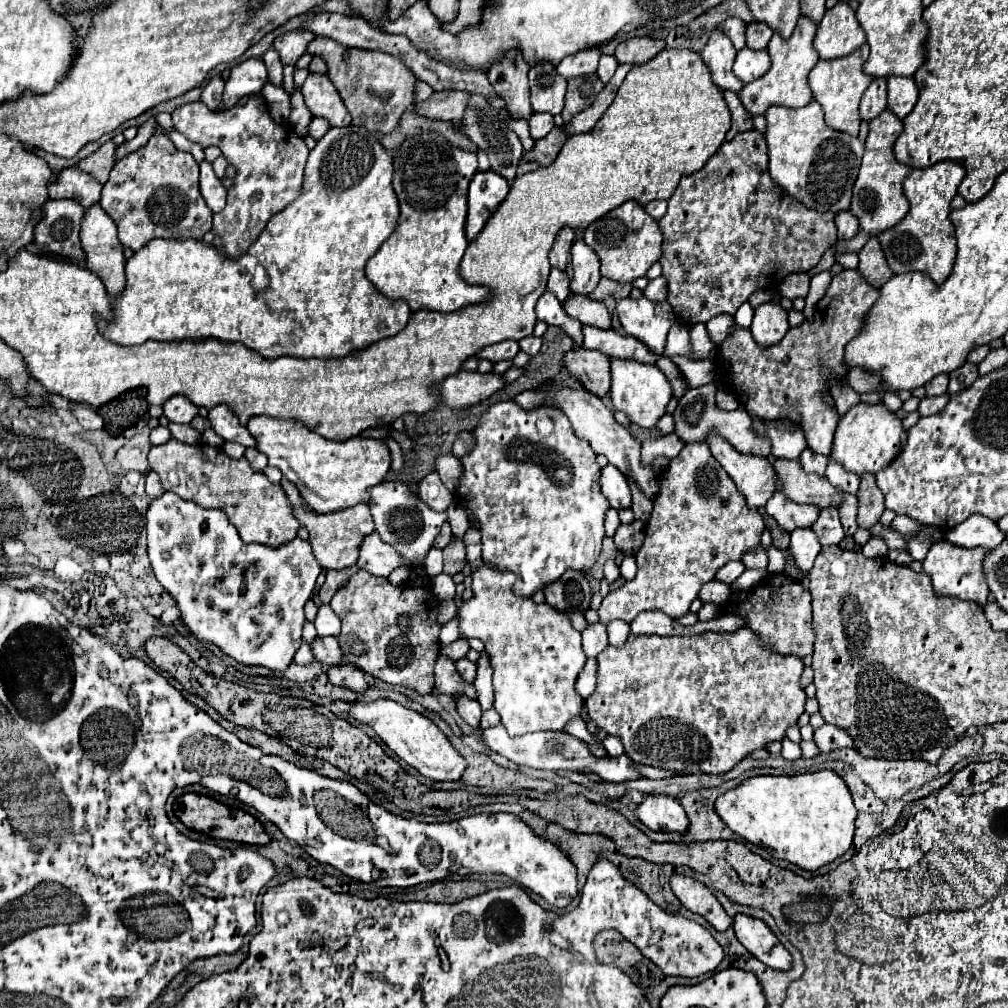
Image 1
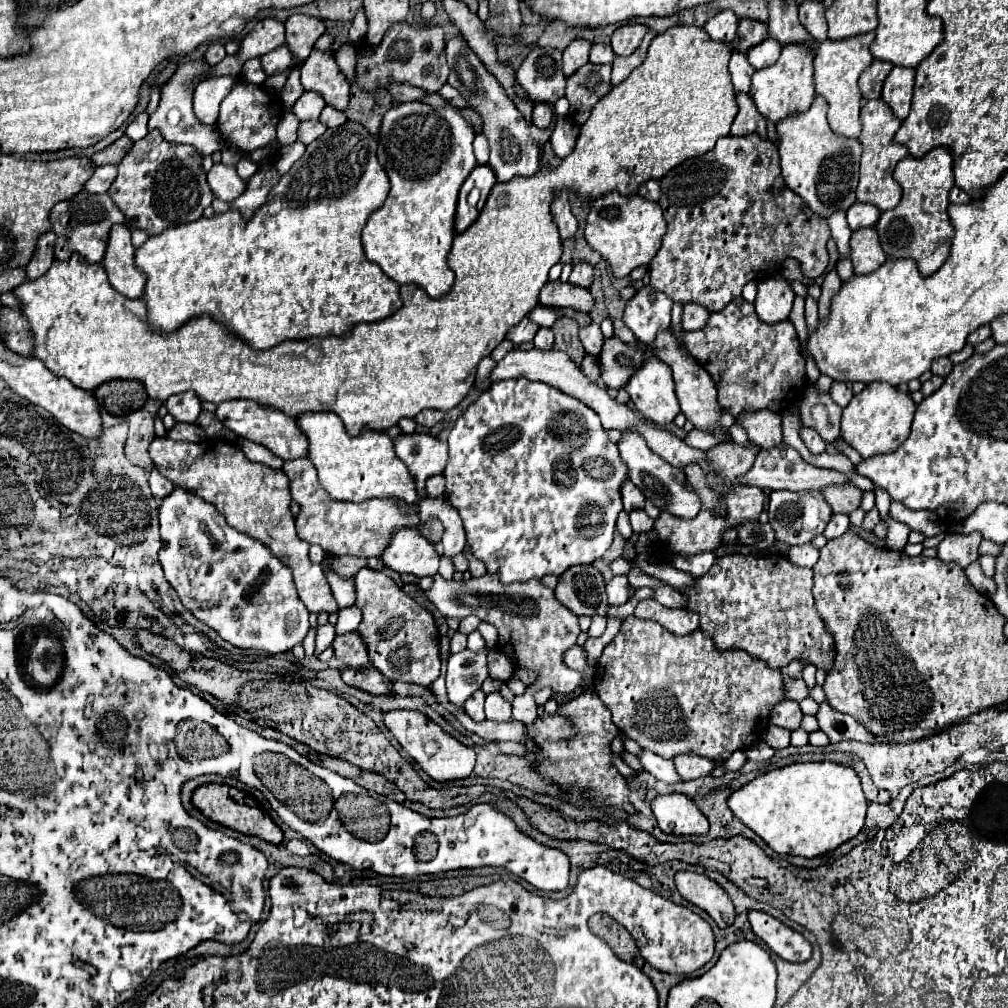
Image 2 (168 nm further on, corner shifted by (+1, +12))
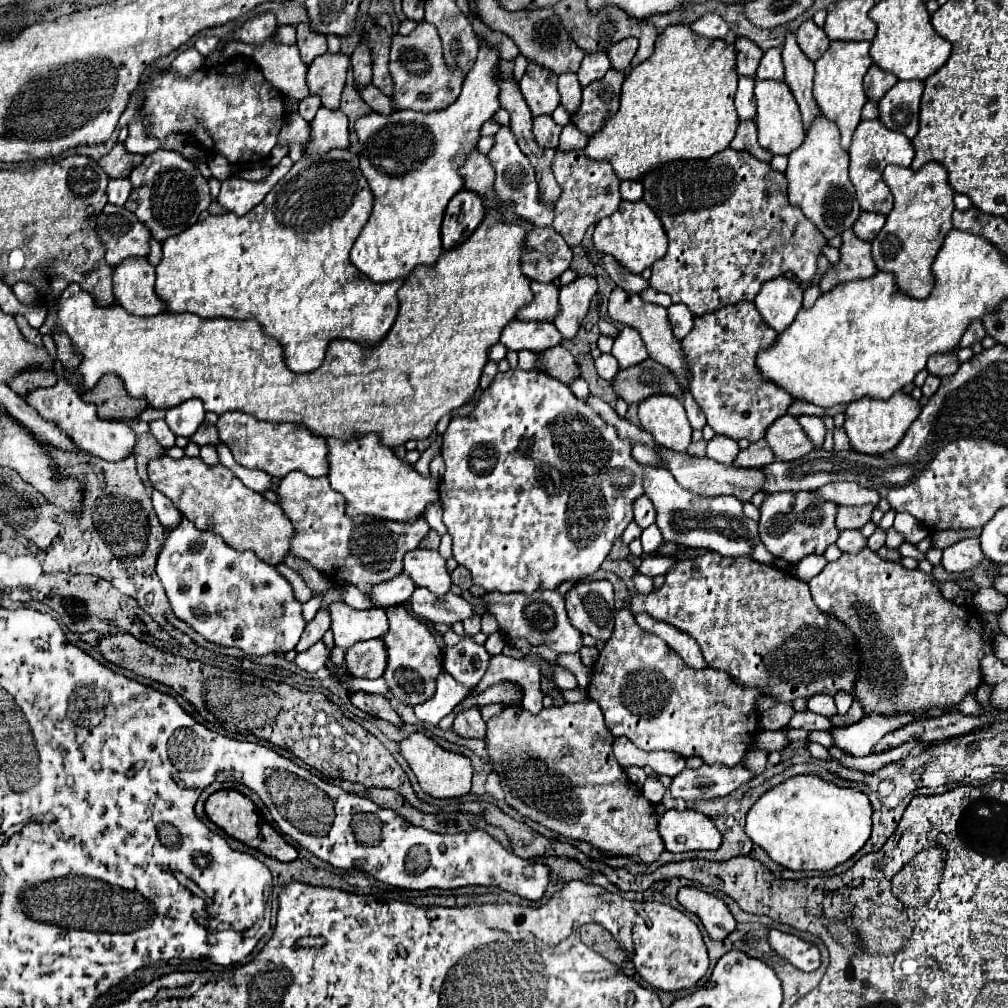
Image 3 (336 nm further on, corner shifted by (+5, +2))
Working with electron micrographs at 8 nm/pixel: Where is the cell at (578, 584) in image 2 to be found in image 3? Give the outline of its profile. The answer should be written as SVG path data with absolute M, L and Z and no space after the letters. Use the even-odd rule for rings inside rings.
M606 580L576 582L566 592L568 618L582 634L608 640L614 630L614 590Z

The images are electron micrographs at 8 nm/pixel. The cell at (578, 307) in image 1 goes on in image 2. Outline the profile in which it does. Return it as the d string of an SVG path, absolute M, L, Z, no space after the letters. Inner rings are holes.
M546 282L540 290L538 298L540 306L554 306L554 308L574 308L580 312L590 312L594 306L594 300L588 290L582 290L578 286L572 286L568 282Z

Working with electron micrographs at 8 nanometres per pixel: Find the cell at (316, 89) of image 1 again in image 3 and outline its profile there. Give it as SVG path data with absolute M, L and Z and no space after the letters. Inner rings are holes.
M322 54L310 66L306 74L306 84L310 94L320 96L322 106L328 110L338 110L340 94L344 88L348 70L348 56L344 54Z

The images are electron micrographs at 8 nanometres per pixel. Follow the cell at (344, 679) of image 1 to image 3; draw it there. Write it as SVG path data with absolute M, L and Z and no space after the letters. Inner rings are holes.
M350 692L350 702L356 708L360 708L360 710L372 714L372 716L378 716L378 718L390 722L390 724L402 724L400 716L396 714L396 710L392 708L392 704L386 696L368 694L368 692Z

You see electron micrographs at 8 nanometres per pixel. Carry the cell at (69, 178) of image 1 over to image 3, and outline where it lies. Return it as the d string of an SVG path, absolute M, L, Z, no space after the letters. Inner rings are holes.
M112 178L112 180L108 182L106 196L108 196L108 202L110 202L110 204L124 206L128 194L130 194L130 180L128 180L128 178Z

